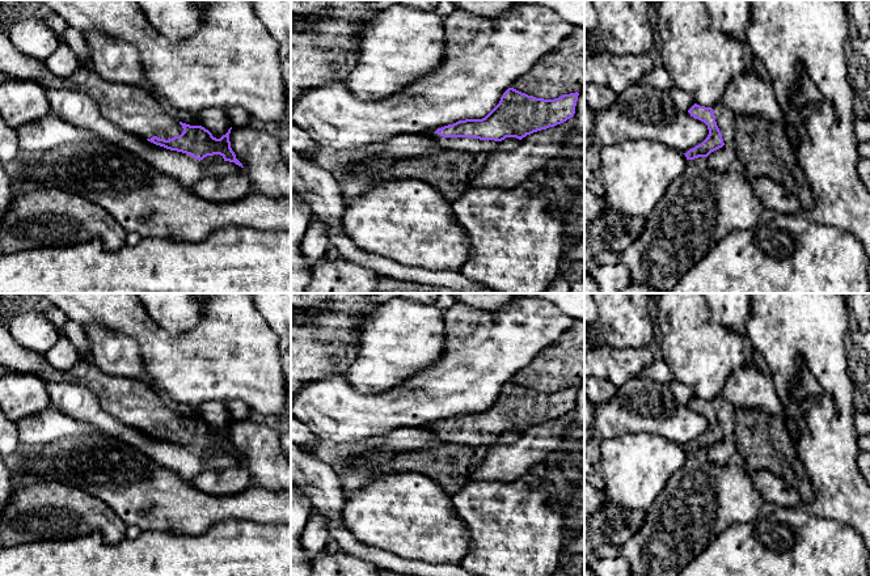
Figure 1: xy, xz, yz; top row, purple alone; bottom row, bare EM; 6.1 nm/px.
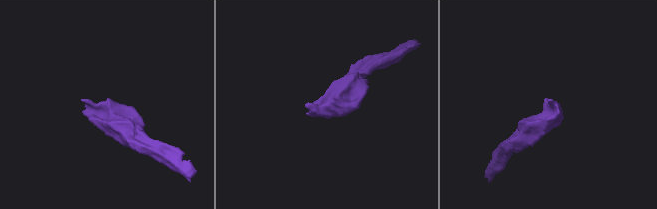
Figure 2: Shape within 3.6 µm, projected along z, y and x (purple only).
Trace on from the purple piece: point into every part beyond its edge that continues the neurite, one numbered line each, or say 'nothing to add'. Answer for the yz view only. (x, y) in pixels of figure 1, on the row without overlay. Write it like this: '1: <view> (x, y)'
1: yz (725, 411)

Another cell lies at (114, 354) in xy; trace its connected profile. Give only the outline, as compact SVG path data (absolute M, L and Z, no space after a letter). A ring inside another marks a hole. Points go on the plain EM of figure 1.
M85 326L85 333L92 347L90 360L100 370L139 380L151 386L135 339L100 326Z

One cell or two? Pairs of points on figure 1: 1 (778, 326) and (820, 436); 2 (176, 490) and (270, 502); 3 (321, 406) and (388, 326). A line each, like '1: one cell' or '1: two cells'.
1: one cell
2: one cell
3: two cells

